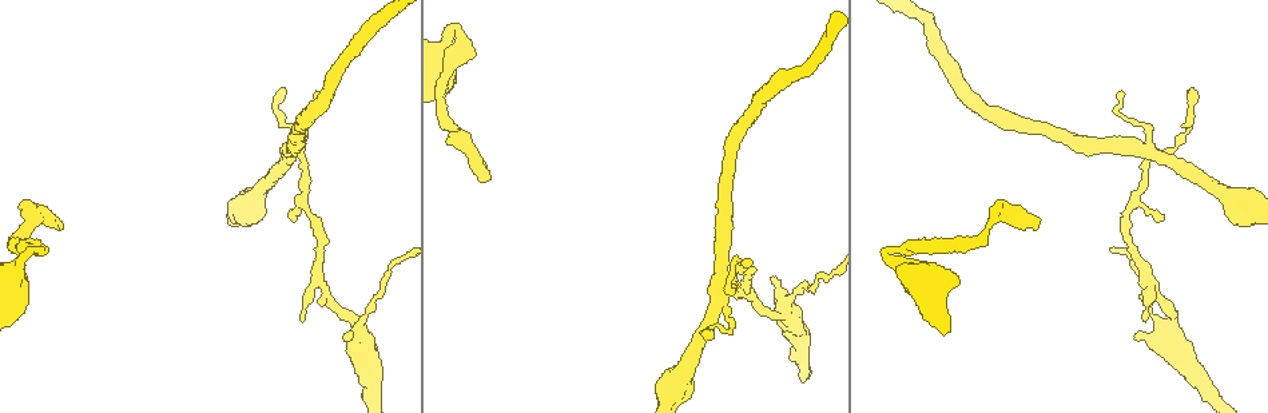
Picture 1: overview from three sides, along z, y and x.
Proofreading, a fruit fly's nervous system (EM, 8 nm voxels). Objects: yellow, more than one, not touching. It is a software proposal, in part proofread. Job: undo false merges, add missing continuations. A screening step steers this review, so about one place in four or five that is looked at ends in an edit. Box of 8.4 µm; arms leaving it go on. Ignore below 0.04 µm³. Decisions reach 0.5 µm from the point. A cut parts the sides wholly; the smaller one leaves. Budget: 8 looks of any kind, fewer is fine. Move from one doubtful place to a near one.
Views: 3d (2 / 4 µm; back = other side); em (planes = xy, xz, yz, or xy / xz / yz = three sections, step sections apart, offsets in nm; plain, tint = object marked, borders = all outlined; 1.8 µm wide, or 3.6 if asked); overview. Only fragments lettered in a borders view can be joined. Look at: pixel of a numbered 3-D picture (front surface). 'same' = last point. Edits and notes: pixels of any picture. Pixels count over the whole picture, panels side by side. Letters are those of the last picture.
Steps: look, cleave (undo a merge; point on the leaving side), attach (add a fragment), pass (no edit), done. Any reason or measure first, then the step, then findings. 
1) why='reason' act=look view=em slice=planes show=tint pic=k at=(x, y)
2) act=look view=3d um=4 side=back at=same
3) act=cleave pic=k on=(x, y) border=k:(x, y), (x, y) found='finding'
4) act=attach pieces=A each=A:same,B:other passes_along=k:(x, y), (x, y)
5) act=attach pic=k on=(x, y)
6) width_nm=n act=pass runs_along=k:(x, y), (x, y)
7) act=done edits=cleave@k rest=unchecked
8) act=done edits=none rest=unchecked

why='free end' act=look view=3d um=2 pic=1 at=(45, 252)

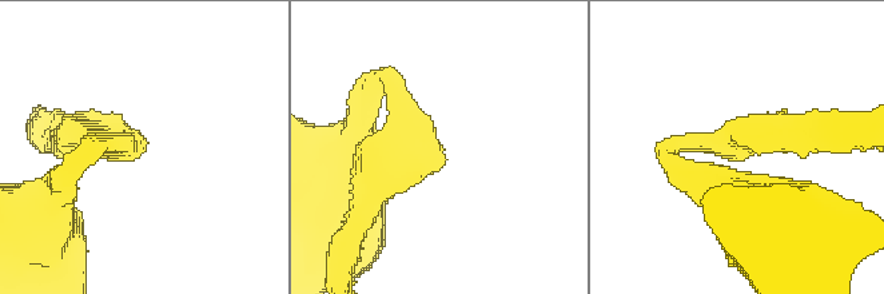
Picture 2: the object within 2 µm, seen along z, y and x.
why='need the tissue' act=look view=em slice=planes show=tint pic=2 at=(134, 157)

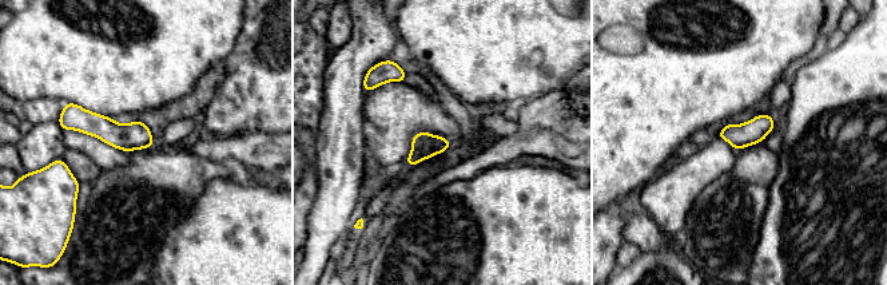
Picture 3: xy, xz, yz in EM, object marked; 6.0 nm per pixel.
act=look view=em slice=planes show=borders at=same

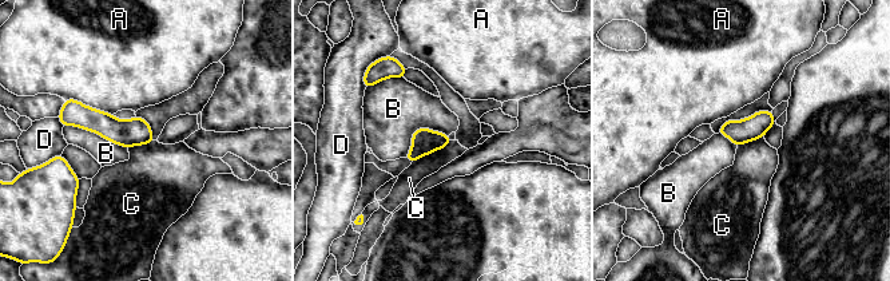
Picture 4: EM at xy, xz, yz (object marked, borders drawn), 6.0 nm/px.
width_nm=150 act=pass each=A:other,B:other,C:other,D:other border=4:(452, 141), (410, 165) found='none of them fits'

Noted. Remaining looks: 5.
why='long arm stops here' act=look view=3d um=4 pic=1 at=(63, 227)

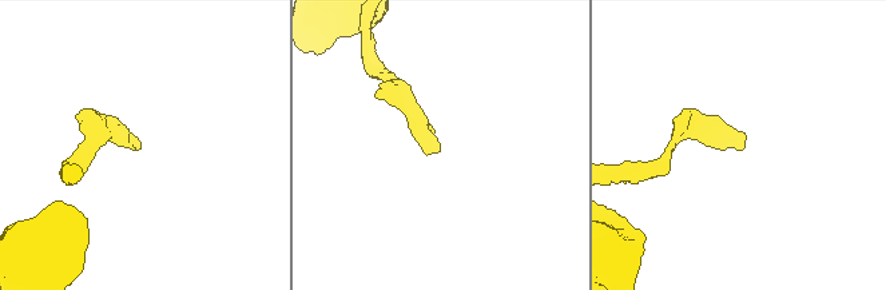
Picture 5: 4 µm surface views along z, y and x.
act=look view=em slice=planes show=borders pic=5 at=(140, 149)

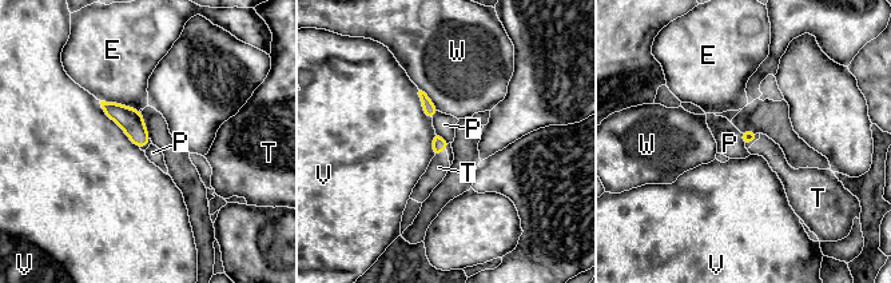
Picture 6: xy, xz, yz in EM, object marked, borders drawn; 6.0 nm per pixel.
act=attach pieces=T each=E:other,P:other,T:same,V:other,W:other passes_along=6:(438, 143), (440, 152), (438, 167) found='it goes on there'

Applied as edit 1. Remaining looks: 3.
act=look view=overview

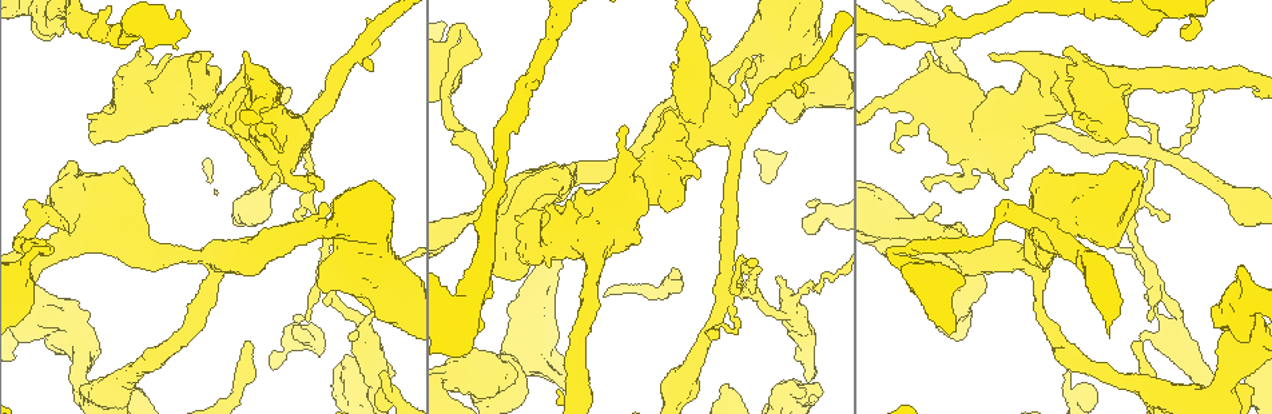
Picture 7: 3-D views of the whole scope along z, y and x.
why='three-way junction' act=look view=3d um=2 pic=7 at=(1154, 149)

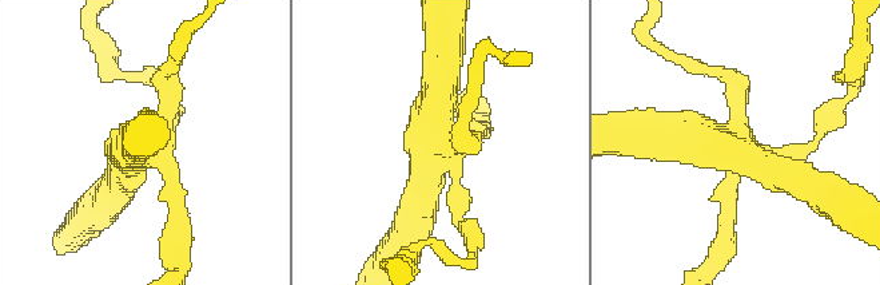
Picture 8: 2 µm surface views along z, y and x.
why='need the tissue' act=look view=em slice=planes show=borders pic=8 at=(440, 140)

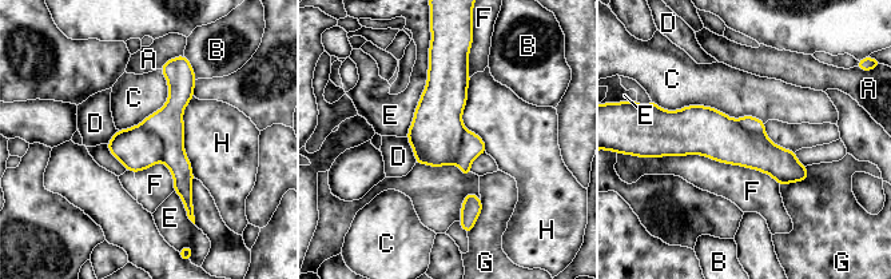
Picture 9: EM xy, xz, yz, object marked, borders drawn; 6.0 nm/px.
width_nm=280 act=cleave pic=9 on=(167, 123) each=A:other,B:other,C:other,D:other,E:other,F:other,G:other,H:other part_leaving=9:(168, 64), (190, 208) found='two cells meet here'

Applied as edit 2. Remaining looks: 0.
act=done edits=attach@6,cleave@9 rest=unchecked

